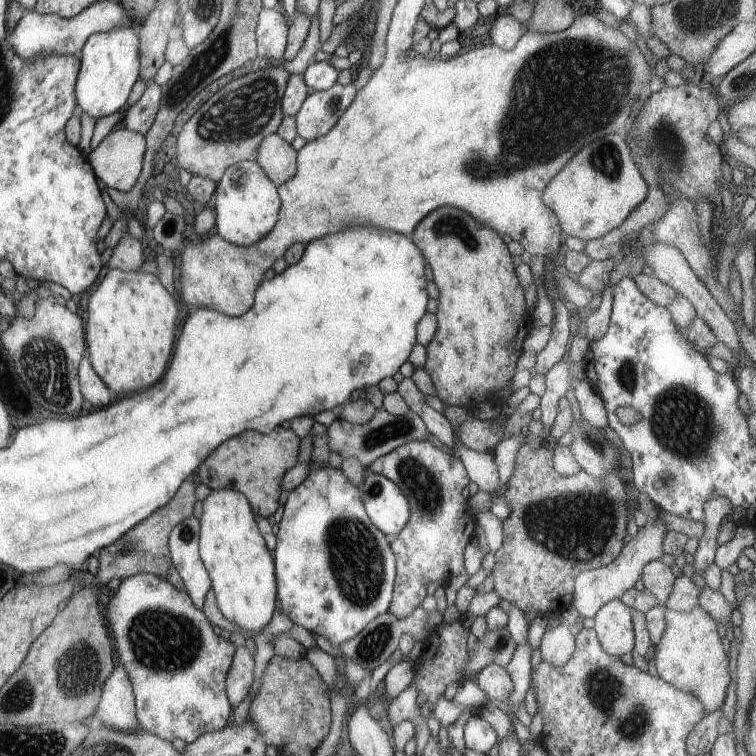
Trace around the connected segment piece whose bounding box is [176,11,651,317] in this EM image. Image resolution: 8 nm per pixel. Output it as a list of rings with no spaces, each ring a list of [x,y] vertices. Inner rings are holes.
[[[581,11],[576,14],[574,21],[565,30],[554,33],[525,30],[515,46],[508,51],[491,44],[452,57],[440,58],[434,55],[425,57],[417,55],[415,58],[409,59],[403,56],[391,68],[385,66],[385,64],[377,67],[371,73],[367,83],[356,91],[351,104],[337,119],[337,122],[324,135],[312,141],[307,141],[296,152],[295,174],[287,182],[276,187],[280,198],[277,220],[261,240],[246,247],[238,247],[236,244],[228,243],[215,234],[209,238],[198,238],[196,242],[185,240],[176,256],[180,260],[180,276],[178,277],[181,284],[181,298],[193,309],[205,307],[227,317],[238,317],[252,308],[255,289],[264,279],[265,270],[269,270],[271,264],[277,258],[281,258],[293,243],[304,243],[306,245],[312,240],[341,231],[347,226],[351,226],[351,228],[355,228],[355,226],[377,227],[409,236],[423,216],[440,206],[461,209],[470,214],[479,224],[494,230],[499,236],[508,234],[511,239],[522,241],[531,255],[552,258],[563,243],[564,235],[560,230],[557,215],[550,208],[547,208],[546,204],[543,204],[543,189],[553,178],[553,175],[561,170],[561,167],[577,150],[581,150],[592,140],[615,133],[616,130],[629,122],[632,107],[638,100],[640,92],[646,91],[649,78],[651,78],[649,64],[645,61],[645,56],[639,51],[637,45],[627,39],[619,29],[603,25],[601,20],[597,19],[595,11]]]

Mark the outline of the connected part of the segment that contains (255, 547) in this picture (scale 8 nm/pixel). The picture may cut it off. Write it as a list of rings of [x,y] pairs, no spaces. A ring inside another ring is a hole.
[[[232,488],[212,489],[202,503],[203,512],[198,518],[198,555],[206,568],[216,607],[228,621],[253,636],[267,626],[277,606],[272,551],[266,547],[266,542],[258,531],[255,514],[243,494]]]

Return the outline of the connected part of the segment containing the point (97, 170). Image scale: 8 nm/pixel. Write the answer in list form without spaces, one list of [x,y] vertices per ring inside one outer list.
[[[124,127],[109,132],[85,157],[102,188],[109,187],[124,193],[136,183],[141,172],[145,145],[144,135]]]

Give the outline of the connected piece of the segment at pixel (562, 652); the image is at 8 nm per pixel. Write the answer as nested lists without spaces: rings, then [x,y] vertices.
[[[561,622],[556,628],[551,628],[541,636],[540,657],[554,667],[563,666],[575,648],[575,633],[565,622]]]

